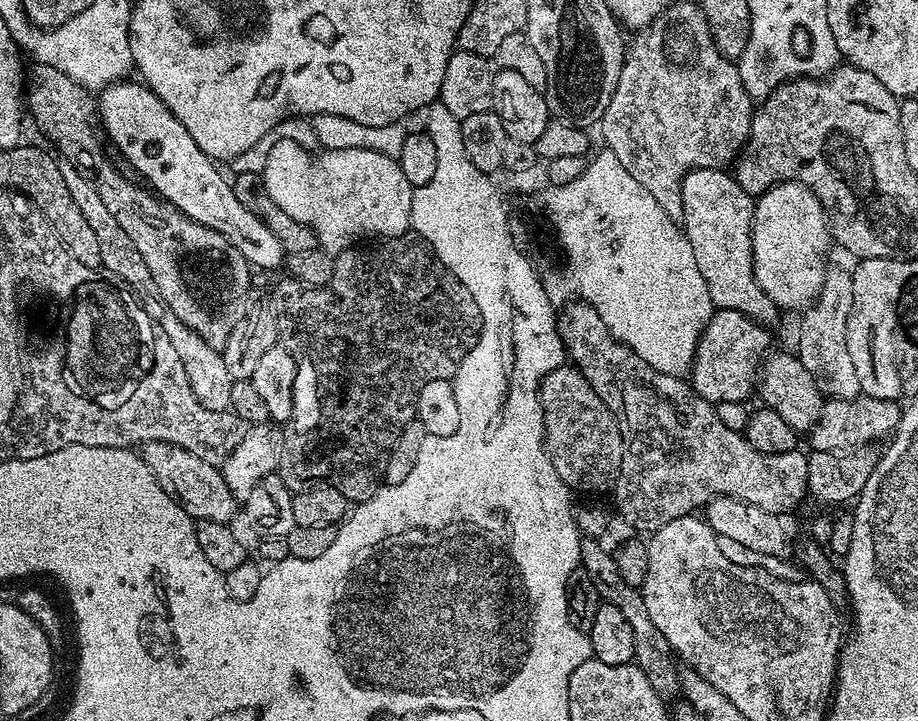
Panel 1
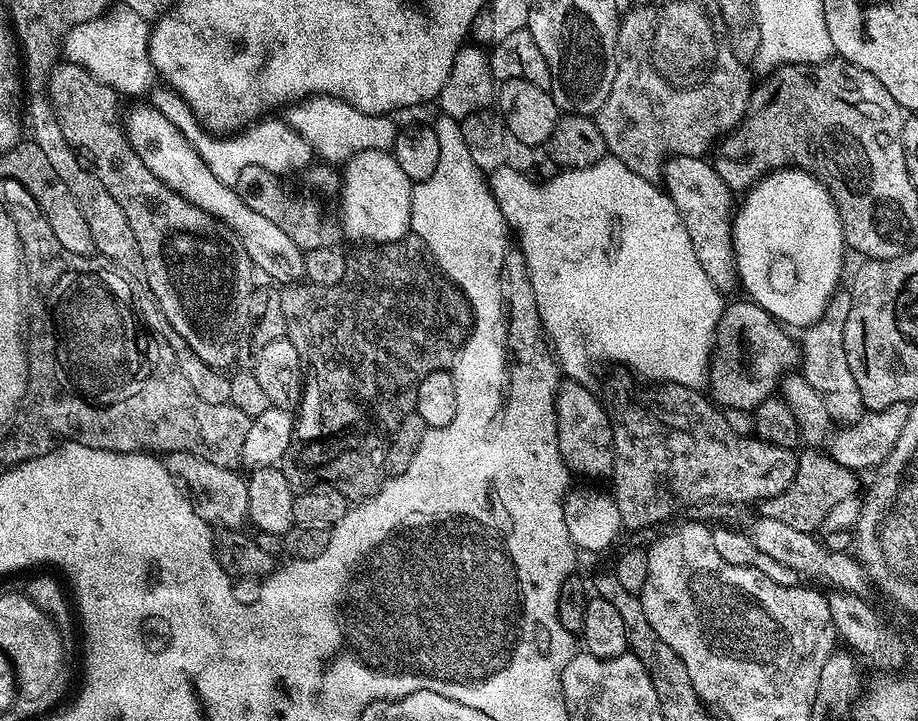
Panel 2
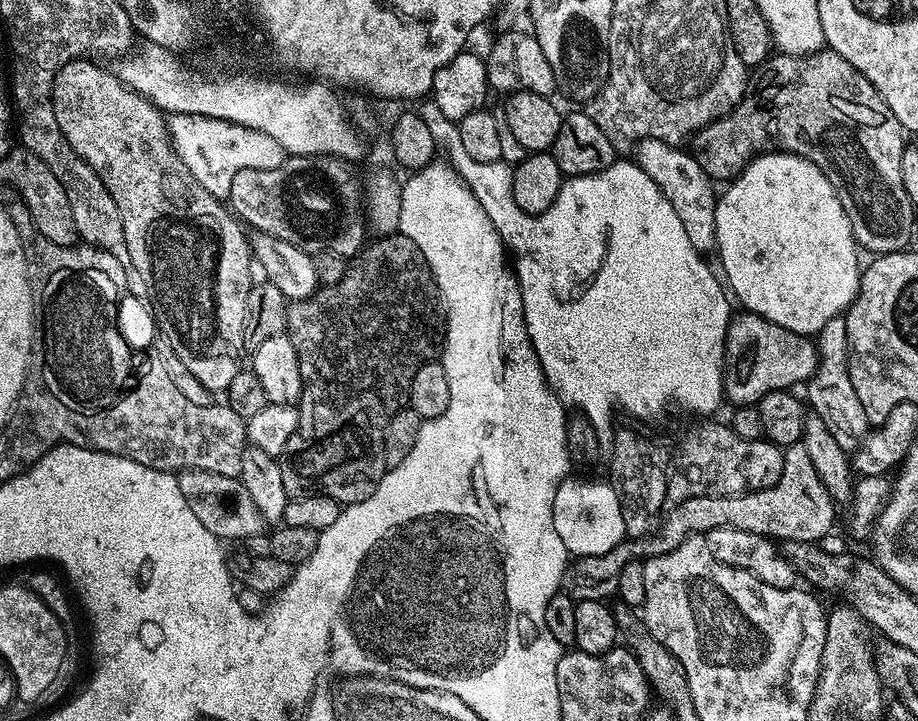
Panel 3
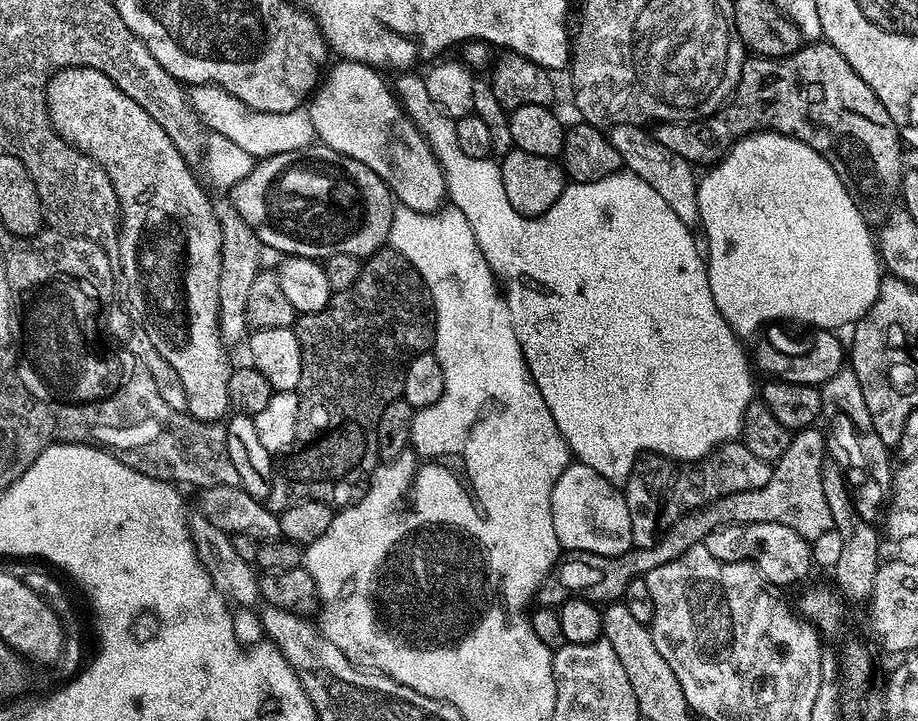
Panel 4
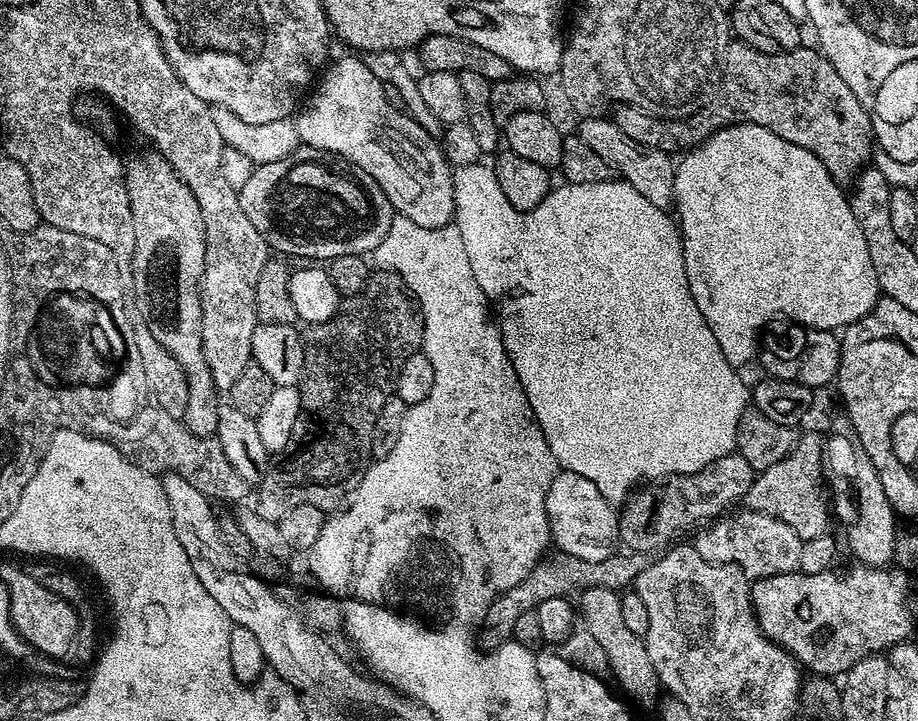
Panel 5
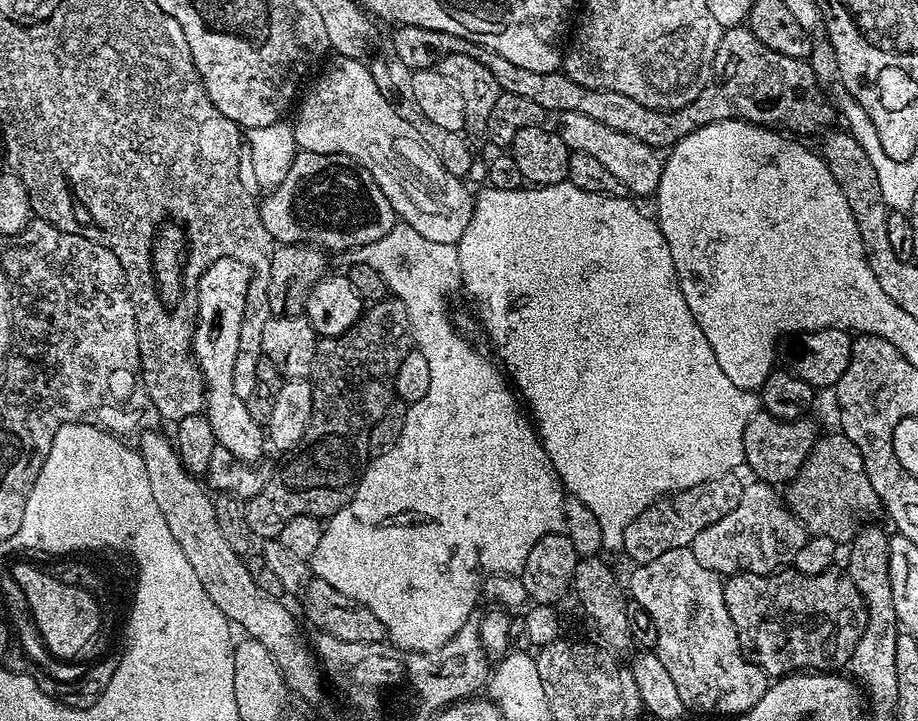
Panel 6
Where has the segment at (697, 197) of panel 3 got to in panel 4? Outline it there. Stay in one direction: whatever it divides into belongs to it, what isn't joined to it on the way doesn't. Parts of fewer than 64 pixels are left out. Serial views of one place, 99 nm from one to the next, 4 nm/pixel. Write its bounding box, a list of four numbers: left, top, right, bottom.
[610,124,699,226]

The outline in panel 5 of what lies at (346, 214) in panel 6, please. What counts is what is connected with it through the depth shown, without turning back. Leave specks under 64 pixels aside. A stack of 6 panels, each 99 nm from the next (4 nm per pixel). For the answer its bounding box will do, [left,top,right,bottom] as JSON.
[238,146,394,262]

